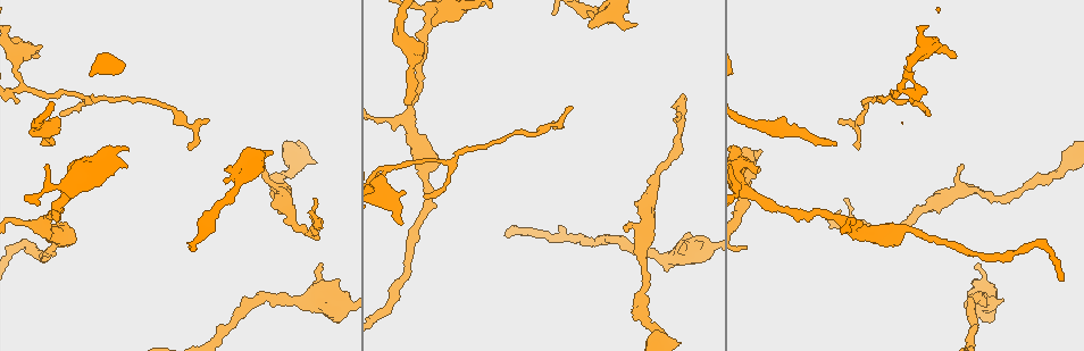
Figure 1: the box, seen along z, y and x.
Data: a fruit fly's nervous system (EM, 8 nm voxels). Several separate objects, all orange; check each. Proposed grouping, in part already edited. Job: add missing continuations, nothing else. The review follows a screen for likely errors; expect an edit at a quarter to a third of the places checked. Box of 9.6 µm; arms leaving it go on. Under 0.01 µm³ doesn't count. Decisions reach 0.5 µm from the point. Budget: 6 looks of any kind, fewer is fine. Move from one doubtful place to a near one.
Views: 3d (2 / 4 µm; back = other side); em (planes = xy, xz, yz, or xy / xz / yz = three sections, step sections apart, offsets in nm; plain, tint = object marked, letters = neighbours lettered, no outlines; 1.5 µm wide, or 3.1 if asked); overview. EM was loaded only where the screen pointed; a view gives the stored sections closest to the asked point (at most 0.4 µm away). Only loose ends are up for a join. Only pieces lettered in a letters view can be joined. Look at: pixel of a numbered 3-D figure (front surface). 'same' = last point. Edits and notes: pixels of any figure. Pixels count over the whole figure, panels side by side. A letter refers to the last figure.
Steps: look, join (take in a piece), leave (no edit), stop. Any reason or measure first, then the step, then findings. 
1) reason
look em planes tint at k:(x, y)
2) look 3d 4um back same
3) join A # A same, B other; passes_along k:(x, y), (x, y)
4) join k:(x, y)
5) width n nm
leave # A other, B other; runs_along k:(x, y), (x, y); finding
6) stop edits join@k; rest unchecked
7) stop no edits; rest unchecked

branch stops here
look 3d 2um at 1:(270, 151)

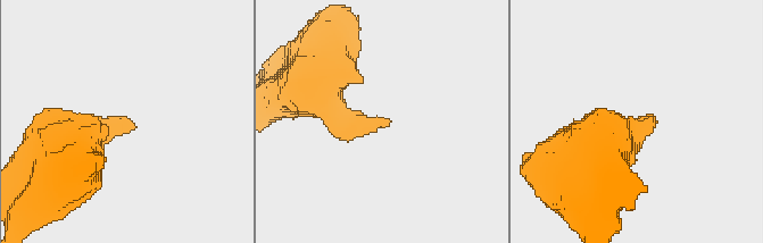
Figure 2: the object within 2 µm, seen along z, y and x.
look em planes plain at 2:(641, 119)

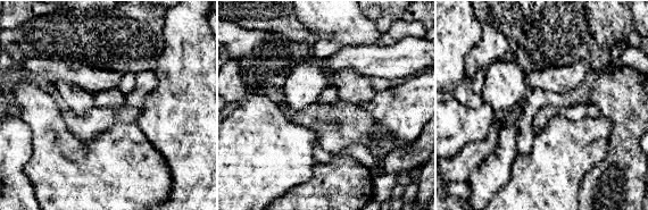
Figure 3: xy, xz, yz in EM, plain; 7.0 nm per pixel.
what lies round it
look em planes letters same

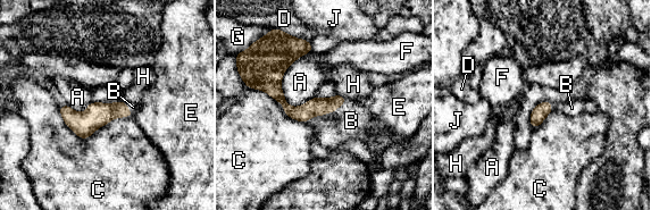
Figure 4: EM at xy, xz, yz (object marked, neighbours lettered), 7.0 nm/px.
join B # A other, B same, C other, D other, E other, F other, G other, H other, J other; passes_along 4:(317, 106), (326, 112), (351, 120); the neuron continues

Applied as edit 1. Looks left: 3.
free end
look em planes letters at 1:(956, 56)

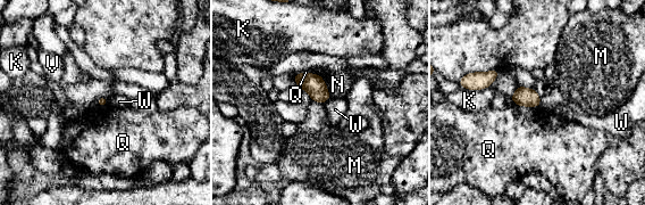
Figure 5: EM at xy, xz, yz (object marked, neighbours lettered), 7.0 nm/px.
longest_contact Q 220 nm
leave # K other, M other, N other, Q other, V other, W other; no lettered piece goes on from it

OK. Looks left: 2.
free end
look em planes letters at 1:(409, 102)

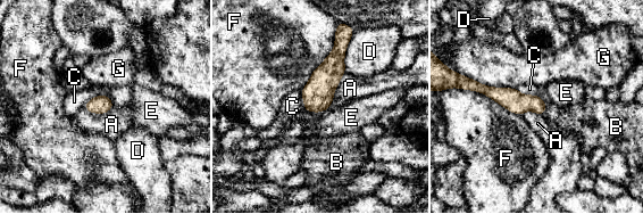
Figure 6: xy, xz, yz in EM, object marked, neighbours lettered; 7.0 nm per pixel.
width 130 nm
join B # A other, B same, C other, D other, E other, F other, G other; passes_along 6:(318, 92), (310, 110), (311, 146); it goes on there

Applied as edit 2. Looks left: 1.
stop edits join@4, join@6; rest unchecked

